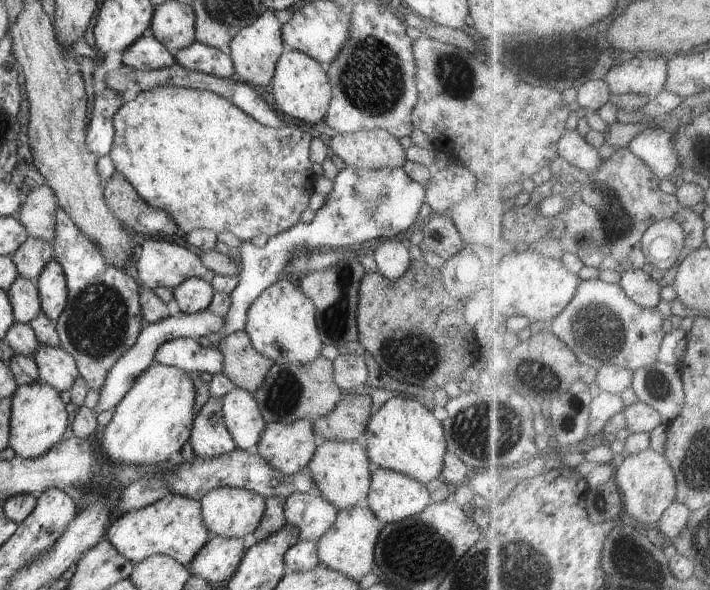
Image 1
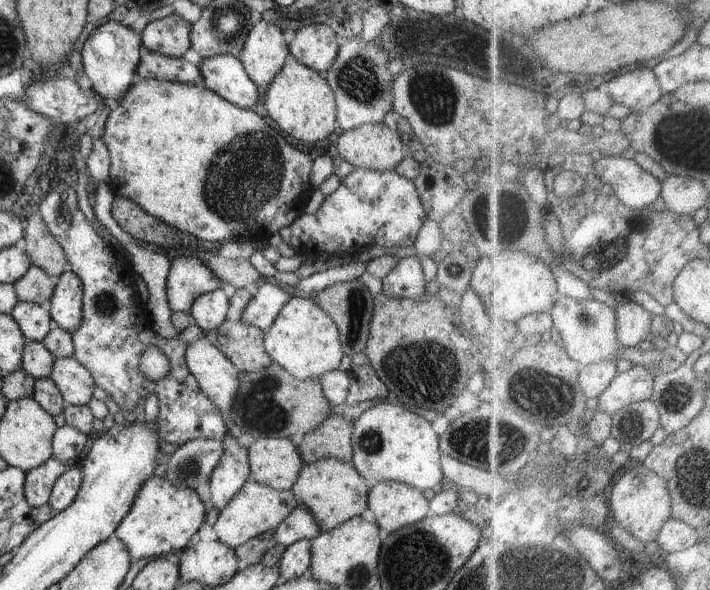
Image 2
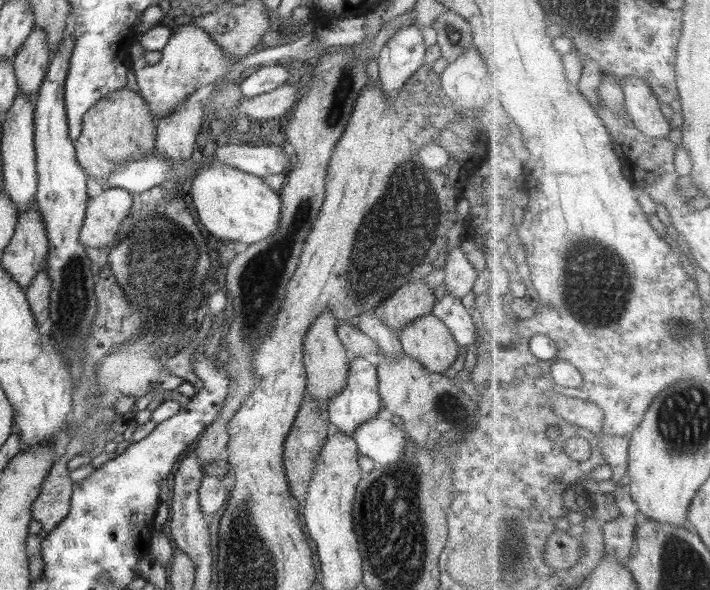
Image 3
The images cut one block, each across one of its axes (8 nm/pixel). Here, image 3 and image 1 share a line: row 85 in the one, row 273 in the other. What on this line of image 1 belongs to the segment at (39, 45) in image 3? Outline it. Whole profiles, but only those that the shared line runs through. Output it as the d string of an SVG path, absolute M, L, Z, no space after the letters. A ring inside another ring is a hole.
M28 236L26 242L11 255L19 276L32 280L42 274L54 258L52 242Z

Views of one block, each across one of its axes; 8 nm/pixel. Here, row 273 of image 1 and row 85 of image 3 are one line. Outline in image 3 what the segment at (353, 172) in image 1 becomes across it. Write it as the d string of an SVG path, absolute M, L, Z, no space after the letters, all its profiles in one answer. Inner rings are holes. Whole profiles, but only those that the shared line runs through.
M279 63L274 66L258 67L249 77L239 85L243 96L254 97L266 94L286 84L289 63Z

